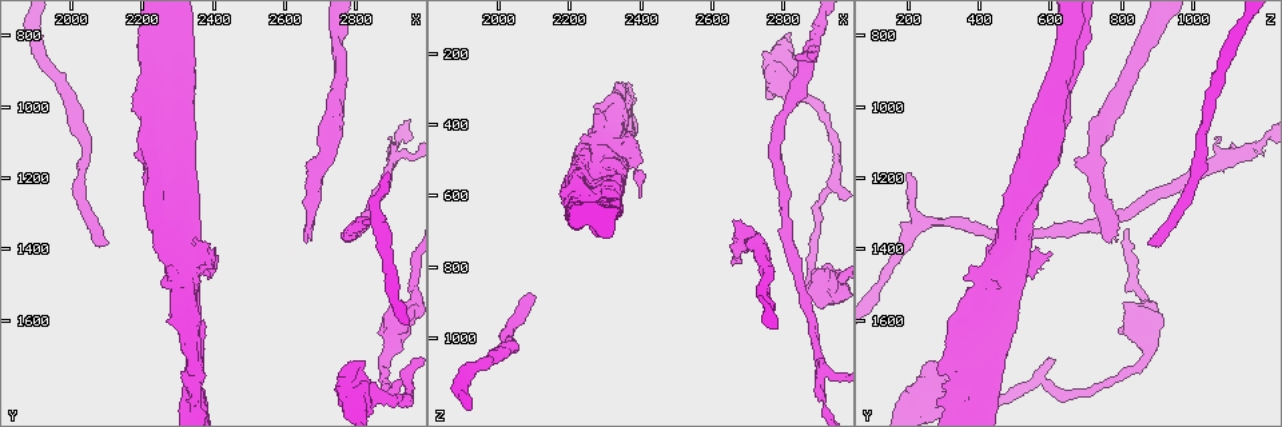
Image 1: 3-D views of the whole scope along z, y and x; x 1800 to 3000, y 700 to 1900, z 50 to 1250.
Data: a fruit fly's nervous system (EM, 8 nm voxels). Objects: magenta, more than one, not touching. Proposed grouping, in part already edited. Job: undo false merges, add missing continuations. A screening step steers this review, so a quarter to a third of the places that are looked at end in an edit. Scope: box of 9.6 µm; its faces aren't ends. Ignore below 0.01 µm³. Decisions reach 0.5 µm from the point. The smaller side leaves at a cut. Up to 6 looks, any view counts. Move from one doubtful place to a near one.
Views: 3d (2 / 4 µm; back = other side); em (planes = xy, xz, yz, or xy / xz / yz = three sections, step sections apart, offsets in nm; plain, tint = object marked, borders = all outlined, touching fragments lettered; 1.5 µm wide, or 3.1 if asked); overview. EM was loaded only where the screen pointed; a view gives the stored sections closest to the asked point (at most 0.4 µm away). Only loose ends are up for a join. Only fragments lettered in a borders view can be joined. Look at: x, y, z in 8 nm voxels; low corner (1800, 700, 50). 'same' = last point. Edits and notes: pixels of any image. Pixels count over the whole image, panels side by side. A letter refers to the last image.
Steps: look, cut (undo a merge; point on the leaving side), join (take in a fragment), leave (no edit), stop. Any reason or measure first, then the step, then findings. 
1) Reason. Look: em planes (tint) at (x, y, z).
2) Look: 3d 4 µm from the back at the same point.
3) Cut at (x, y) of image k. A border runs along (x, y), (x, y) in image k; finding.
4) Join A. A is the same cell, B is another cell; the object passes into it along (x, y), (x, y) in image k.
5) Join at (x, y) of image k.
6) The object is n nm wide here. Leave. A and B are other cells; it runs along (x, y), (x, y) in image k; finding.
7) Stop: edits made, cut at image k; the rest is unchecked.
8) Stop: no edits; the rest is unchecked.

Branch stops here. Look: em planes (borders) at (2660, 1170, 670).

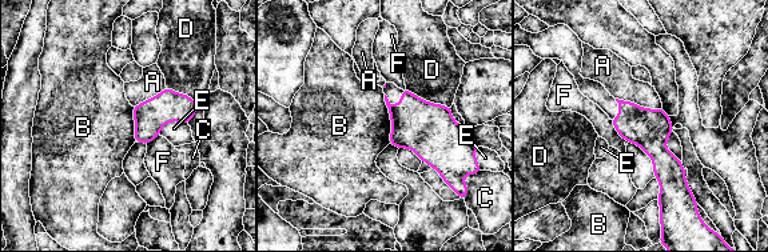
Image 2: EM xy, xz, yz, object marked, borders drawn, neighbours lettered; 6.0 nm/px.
Leave. A, B, C, D, E and F are other cells; a border runs along (611, 120), (615, 130), (627, 140) in image 2; none of them fits.

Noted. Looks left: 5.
Branch stops here. Look: 3d 2 µm at (2670, 1380, 790).

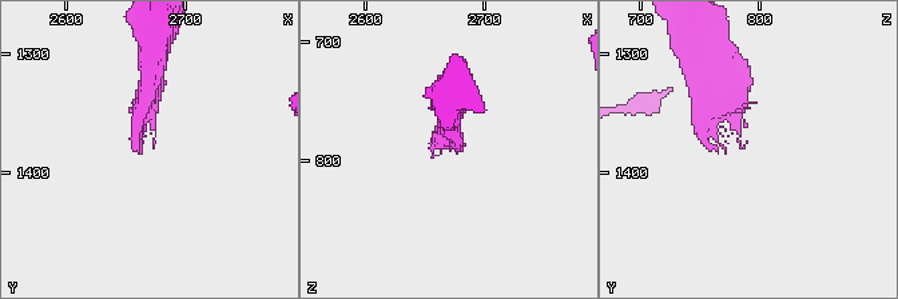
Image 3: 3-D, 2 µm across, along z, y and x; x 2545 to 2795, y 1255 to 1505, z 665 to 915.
Shape alone is not enough. Look: em planes (borders) at (2672, 1374, 786).

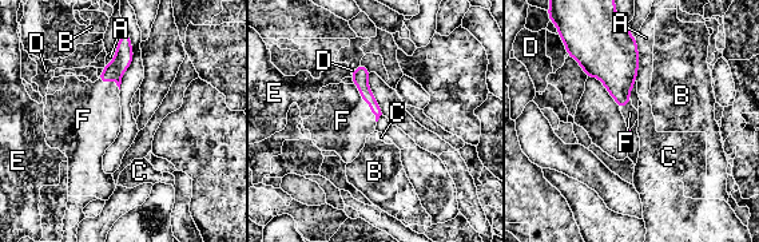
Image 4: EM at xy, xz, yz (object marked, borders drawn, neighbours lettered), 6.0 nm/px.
Join F. F is the same cell, A, B, C, D and E are other cells; the object passes into it along (360, 76), (366, 100), (342, 120) in image 4; it goes on there.

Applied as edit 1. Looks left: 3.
A fork. Look: em planes (borders) at (2910, 1140, 1090).

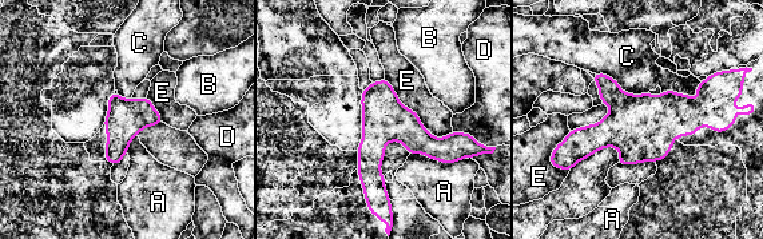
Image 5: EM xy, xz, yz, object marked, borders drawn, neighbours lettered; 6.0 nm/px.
The longest contact is with E, 550 nm. Leave. A, B, C, D and E are other cells; one neuron here.

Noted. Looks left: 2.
Stop: edits made, join at image 4; the rest is unchecked.

